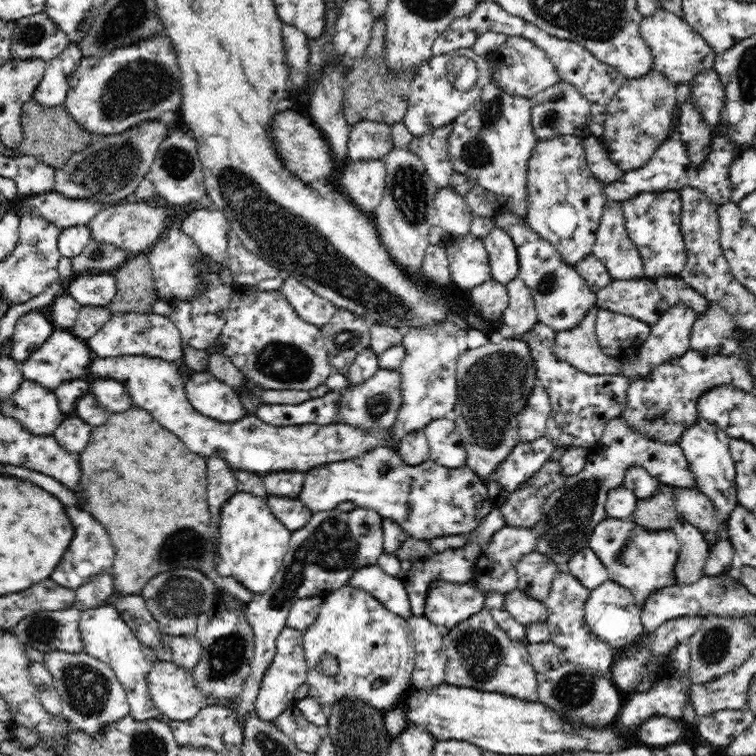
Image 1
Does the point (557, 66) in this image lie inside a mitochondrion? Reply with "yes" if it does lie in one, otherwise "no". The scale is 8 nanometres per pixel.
no

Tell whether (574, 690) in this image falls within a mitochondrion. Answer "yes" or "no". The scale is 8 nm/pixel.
yes

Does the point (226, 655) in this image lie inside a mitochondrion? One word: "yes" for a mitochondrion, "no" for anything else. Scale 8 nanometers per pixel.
yes

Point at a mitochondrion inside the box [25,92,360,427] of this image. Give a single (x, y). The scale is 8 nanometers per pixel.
(107, 172)

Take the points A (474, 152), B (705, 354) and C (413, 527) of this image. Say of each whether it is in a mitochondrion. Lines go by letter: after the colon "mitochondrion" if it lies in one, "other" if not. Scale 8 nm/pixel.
A: mitochondrion
B: other
C: other

